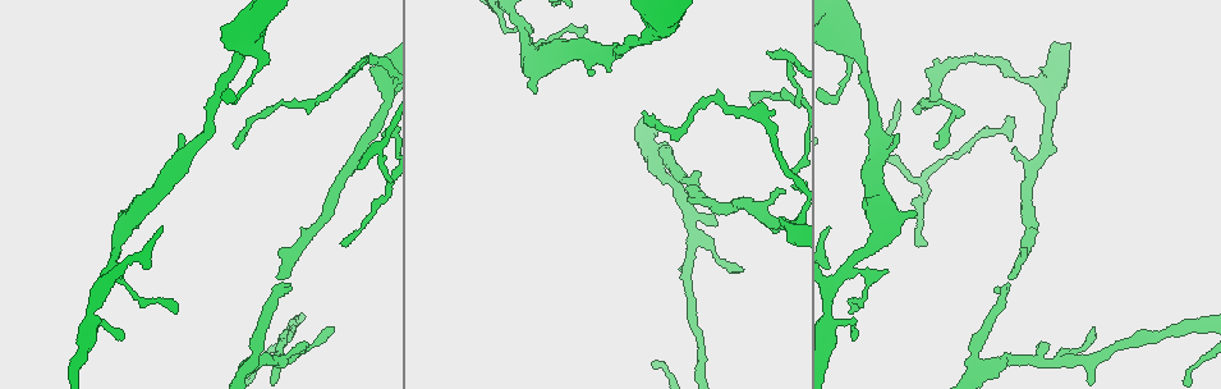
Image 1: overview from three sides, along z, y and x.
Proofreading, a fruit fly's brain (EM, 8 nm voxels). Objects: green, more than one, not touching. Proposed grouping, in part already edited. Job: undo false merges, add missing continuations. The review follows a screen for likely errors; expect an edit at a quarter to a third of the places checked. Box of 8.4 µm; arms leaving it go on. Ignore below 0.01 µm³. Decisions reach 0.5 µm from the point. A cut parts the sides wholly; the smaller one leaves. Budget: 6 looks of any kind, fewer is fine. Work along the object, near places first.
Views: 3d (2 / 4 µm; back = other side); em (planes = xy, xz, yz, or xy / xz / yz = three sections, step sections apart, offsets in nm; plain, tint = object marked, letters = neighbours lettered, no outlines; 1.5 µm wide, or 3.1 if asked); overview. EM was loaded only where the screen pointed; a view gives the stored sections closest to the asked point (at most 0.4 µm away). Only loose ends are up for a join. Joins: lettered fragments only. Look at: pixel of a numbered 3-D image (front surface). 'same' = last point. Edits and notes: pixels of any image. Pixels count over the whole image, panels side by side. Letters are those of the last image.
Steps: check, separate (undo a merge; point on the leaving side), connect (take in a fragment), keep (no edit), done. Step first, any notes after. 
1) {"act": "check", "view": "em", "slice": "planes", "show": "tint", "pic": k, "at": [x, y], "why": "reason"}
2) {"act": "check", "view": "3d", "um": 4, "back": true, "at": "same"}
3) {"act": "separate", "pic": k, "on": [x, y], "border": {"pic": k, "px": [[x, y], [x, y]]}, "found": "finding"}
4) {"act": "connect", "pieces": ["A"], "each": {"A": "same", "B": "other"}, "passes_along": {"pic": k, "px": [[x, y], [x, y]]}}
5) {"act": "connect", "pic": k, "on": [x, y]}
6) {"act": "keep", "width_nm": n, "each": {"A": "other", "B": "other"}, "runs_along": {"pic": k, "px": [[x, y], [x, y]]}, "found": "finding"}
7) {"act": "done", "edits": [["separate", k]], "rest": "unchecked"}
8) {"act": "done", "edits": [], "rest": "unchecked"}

{"act": "check", "view": "em", "slice": "planes", "show": "letters", "pic": 1, "at": [742, 267], "why": "thin end"}

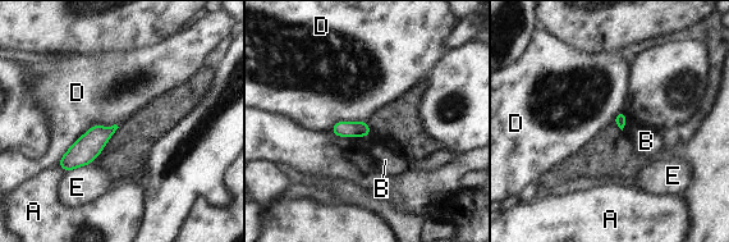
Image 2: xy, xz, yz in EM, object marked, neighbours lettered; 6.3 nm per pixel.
{"act": "keep", "each": {"A": "other", "B": "other", "D": "other", "E": "other"}, "found": "none of them fits"}

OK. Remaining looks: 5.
{"act": "check", "view": "3d", "um": 2, "pic": 1, "at": [850, 75], "why": "thick turns thin"}

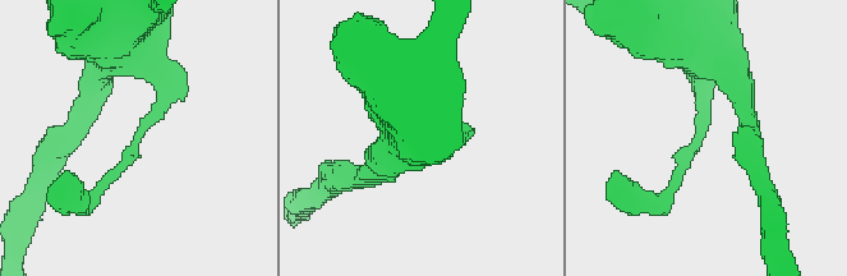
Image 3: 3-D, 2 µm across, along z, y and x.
{"act": "check", "view": "em", "slice": "planes", "show": "tint", "pic": 3, "at": [138, 141], "why": "now the EM"}

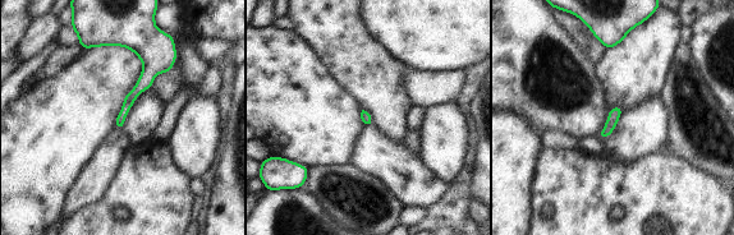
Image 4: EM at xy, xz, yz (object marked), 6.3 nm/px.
{"act": "check", "view": "em", "slice": "planes", "show": "letters", "at": "same"}

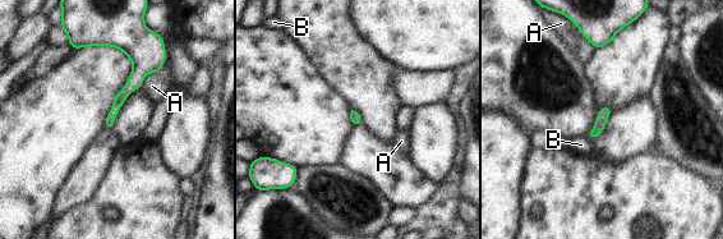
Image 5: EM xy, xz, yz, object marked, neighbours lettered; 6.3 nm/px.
{"act": "keep", "each": {"A": "other", "B": "other"}, "runs_along": {"pic": 5, "px": [[106, 42], [137, 58], [110, 125]]}, "found": "continuous, no second neuron"}

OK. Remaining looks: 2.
{"act": "check", "view": "3d", "um": 4, "pic": 1, "at": [585, 25], "why": "branch stops here"}

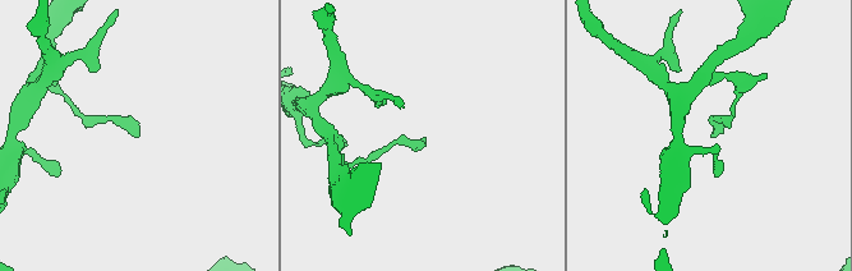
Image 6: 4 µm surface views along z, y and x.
{"act": "check", "view": "em", "slice": "planes", "show": "letters", "pic": 6, "at": [137, 133]}

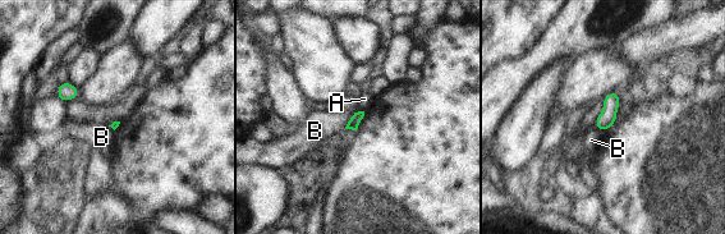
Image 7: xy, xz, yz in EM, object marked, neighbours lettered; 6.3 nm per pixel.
{"act": "keep", "longest_contact_nm": ["B", 120], "each": {"A": "other", "B": "other"}, "border": {"pic": 7, "px": [[354, 113], [344, 128]]}, "found": "none of them fits"}

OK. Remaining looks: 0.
{"act": "done", "edits": [], "rest": "unchecked"}

